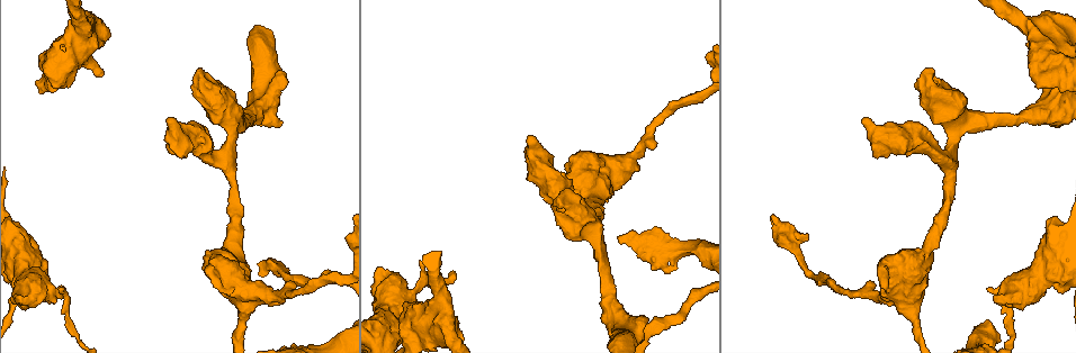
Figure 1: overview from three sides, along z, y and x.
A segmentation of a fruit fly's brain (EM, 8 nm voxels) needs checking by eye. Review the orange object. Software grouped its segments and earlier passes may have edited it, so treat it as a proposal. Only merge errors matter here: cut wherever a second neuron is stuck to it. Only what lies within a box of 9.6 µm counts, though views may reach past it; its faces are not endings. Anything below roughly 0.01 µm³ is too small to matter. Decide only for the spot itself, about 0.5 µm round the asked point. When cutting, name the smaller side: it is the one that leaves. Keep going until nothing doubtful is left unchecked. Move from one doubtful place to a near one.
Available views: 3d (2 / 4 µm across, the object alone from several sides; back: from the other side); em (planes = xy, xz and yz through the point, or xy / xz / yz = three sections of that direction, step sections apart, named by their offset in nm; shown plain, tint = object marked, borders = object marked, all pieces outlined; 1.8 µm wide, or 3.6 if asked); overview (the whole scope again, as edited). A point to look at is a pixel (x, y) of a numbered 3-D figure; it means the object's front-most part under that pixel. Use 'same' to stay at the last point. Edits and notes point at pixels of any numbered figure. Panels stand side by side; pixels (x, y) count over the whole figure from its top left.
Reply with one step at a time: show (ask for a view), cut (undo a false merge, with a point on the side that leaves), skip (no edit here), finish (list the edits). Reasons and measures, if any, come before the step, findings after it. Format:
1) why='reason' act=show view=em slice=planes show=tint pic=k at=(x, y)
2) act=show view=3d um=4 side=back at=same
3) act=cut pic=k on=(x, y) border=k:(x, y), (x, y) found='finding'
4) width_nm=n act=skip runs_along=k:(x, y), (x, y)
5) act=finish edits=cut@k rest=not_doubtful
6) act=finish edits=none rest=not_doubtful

why='sudden change in width' act=show view=em um=3.6 slice=planes show=plain pic=1 at=(1064, 276)

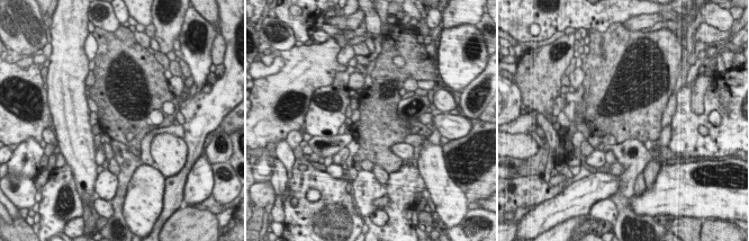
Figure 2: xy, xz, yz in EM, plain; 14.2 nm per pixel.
why='where the object lies' act=show view=em um=3.6 slice=planes show=tint at=same

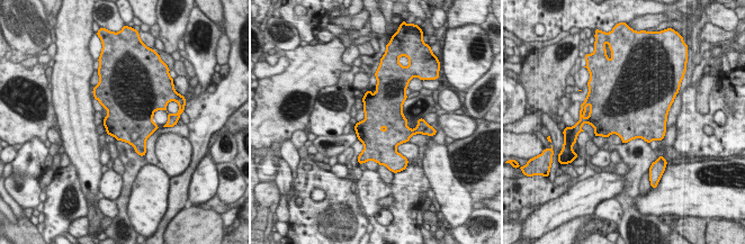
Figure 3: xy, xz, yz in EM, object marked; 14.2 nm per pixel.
act=skip found='one neuron here'

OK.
why='abrupt turn' act=show view=3d um=4 side=back pic=1 at=(410, 295)

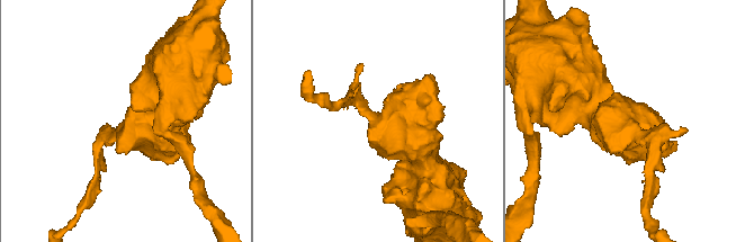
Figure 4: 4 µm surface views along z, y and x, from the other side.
why='need the tissue' act=show view=em slice=planes show=tint pic=4 at=(126, 132)

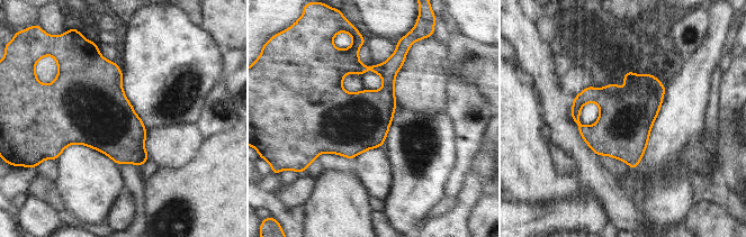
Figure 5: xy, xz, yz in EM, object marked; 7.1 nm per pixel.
act=skip found='continuous, no second neuron'

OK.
act=show view=em um=3.6 slice=planes show=tint pic=1 at=(418, 302)

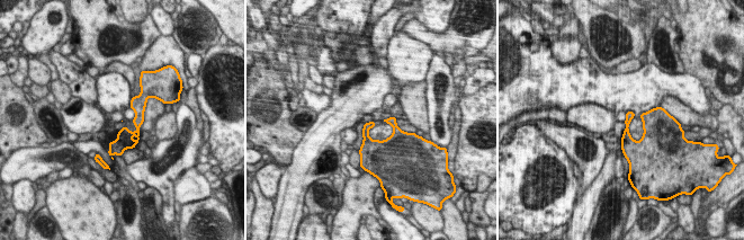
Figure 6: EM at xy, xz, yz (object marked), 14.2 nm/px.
width_nm=120 act=skip runs_along=6:(654, 112), (650, 134), (630, 152) found='all the same neuron'

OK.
act=finish edits=none rest=not_doubtful

